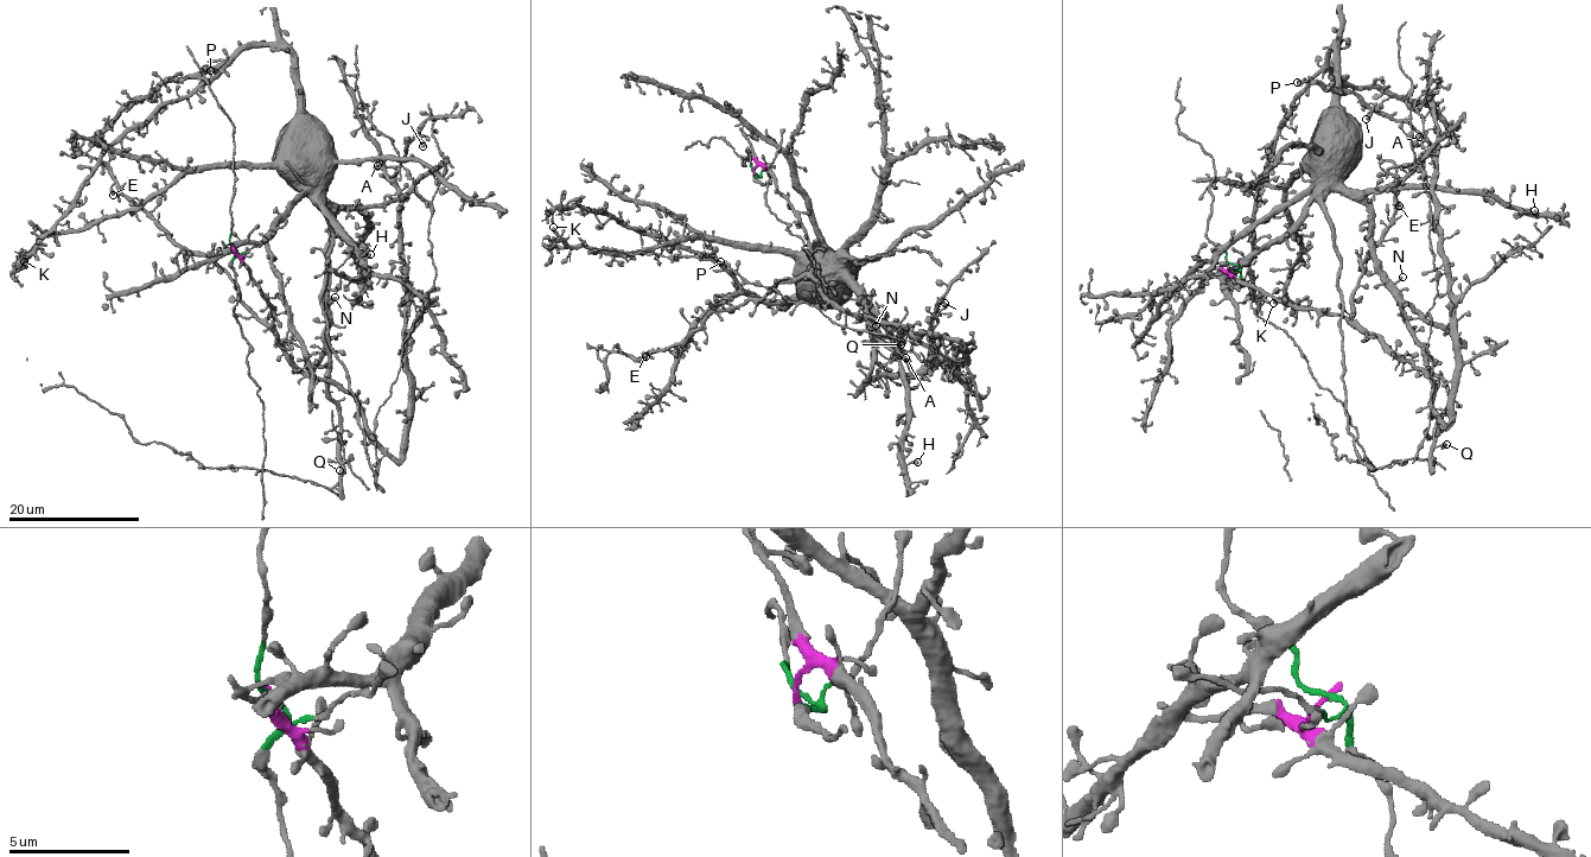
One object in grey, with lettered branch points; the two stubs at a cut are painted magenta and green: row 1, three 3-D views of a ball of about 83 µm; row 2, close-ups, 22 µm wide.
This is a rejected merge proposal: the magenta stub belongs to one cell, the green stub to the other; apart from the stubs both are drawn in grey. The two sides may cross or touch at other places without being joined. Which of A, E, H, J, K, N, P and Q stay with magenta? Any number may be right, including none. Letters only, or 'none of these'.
A, E, J

